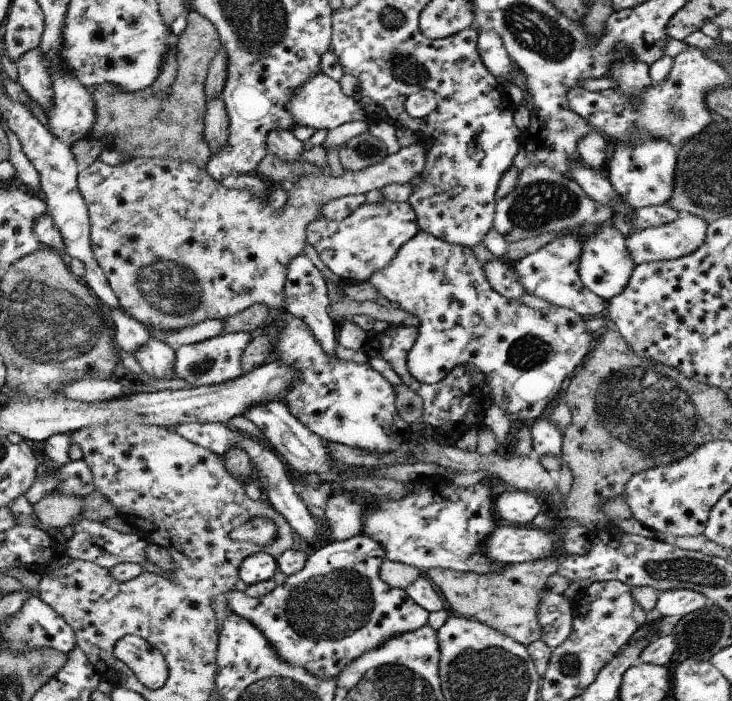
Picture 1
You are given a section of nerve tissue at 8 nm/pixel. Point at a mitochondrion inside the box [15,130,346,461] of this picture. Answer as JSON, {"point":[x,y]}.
{"point":[167,287]}

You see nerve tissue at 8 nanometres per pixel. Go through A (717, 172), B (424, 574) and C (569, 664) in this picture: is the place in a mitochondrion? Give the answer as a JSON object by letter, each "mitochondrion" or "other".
{"A":"mitochondrion","B":"other","C":"mitochondrion"}

